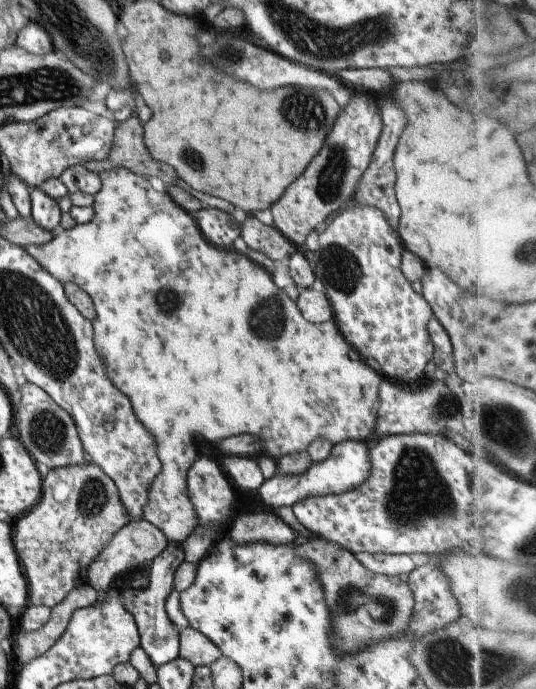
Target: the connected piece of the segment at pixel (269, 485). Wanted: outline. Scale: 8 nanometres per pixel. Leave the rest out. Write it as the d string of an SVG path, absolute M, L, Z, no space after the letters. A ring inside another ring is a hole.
M366 440L342 441L332 447L324 460L312 463L306 472L299 475L283 475L276 472L271 478L264 480L256 492L264 504L276 512L278 506L292 506L307 497L321 497L354 490L371 475L370 449Z

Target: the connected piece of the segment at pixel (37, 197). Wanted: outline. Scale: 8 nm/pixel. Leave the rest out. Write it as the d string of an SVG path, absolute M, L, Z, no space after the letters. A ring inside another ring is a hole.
M40 187L30 190L31 194L31 218L43 229L57 234L60 227L60 206L58 201L47 195Z

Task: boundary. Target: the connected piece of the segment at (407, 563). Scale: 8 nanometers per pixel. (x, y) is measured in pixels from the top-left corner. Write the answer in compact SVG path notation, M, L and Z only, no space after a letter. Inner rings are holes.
M360 551L354 555L370 572L379 575L410 574L417 565L413 557L404 553L371 553Z

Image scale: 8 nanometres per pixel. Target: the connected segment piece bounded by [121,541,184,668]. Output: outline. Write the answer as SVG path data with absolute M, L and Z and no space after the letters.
M169 541L164 552L152 561L149 585L145 589L136 590L127 585L122 589L122 604L134 617L139 630L139 646L144 649L156 668L179 656L180 629L168 618L165 602L173 591L173 574L182 561L184 561L182 543Z

